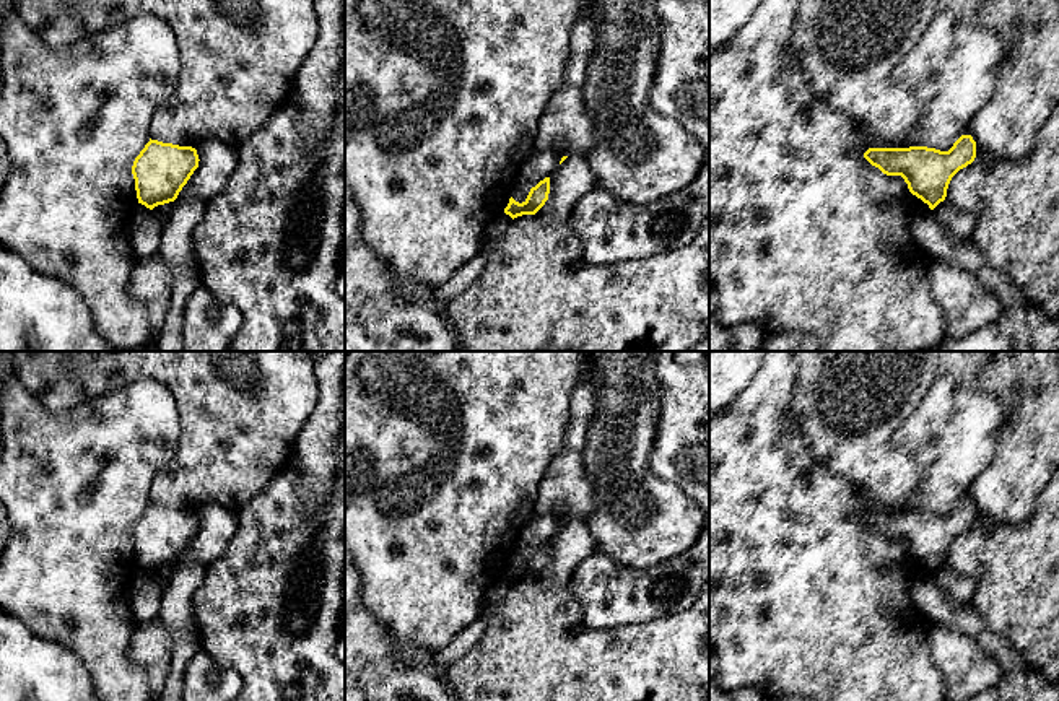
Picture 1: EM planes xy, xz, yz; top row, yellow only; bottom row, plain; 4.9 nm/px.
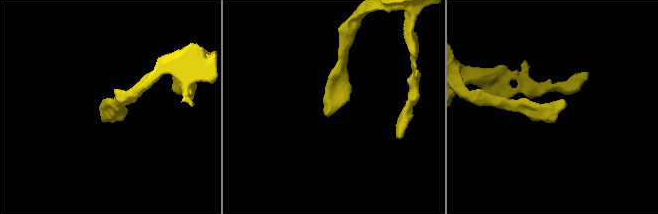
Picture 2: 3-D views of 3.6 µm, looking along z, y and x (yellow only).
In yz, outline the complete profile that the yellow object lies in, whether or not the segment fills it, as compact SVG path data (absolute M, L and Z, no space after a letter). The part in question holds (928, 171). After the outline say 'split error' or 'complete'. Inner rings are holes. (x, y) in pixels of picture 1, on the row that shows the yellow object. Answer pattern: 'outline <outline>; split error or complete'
outline M961 135L948 151L927 146L869 148L864 158L887 176L901 176L913 195L934 210L947 197L952 177L976 158L976 142Z; complete

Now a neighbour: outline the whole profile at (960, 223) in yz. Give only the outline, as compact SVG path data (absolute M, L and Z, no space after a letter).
M947 200L940 202L932 211L953 233L955 239L973 244L971 236L976 228L976 218L973 215L953 208Z

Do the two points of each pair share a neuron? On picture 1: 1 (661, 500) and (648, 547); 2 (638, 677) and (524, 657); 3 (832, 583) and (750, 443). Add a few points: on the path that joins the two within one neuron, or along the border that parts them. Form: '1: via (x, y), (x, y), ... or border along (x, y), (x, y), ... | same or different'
1: via (661, 511), (648, 526), (648, 535) | same
2: via (610, 674), (552, 670) | same
3: via (797, 548), (750, 501), (750, 477) | same

